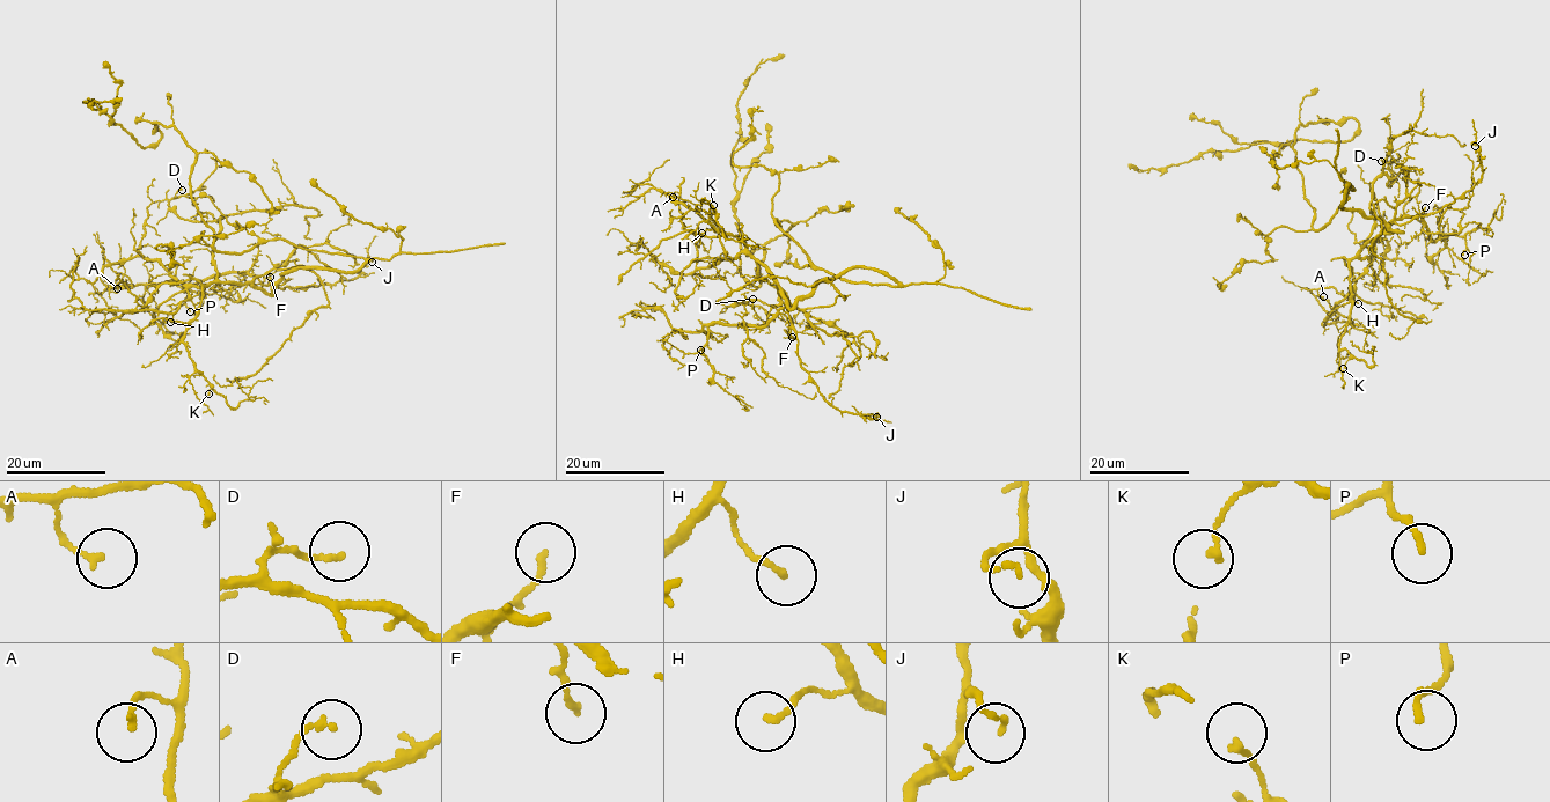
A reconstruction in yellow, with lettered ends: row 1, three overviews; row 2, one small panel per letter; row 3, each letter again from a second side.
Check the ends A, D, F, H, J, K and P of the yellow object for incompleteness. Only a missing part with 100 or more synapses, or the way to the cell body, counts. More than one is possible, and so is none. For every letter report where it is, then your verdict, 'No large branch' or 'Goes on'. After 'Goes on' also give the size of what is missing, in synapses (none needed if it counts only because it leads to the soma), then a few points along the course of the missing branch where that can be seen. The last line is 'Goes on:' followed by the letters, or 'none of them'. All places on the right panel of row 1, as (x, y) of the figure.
A: Place: (1323, 296). No large branch
D: Place: (1381, 161). No large branch
F: Place: (1425, 207). No large branch
H: Place: (1358, 303). No large branch
J: Place: (1475, 146). No large branch
K: Place: (1343, 368). No large branch
P: Place: (1464, 255). No large branch
Goes on: none of them

